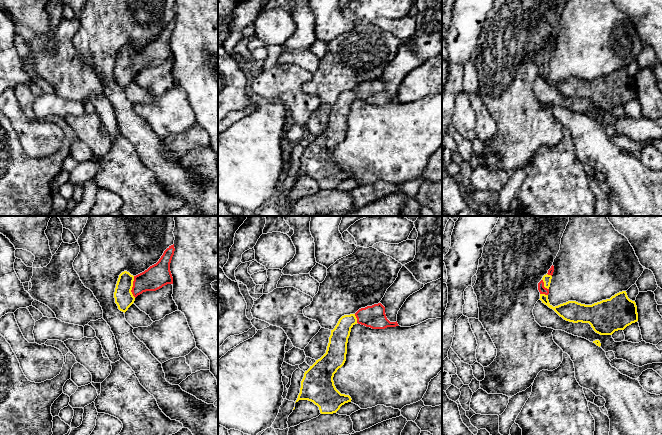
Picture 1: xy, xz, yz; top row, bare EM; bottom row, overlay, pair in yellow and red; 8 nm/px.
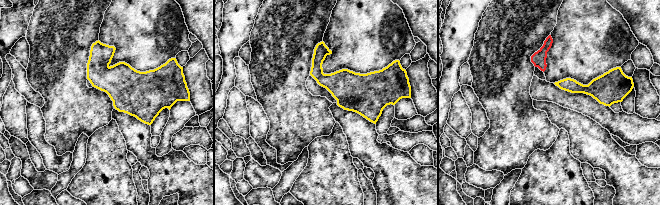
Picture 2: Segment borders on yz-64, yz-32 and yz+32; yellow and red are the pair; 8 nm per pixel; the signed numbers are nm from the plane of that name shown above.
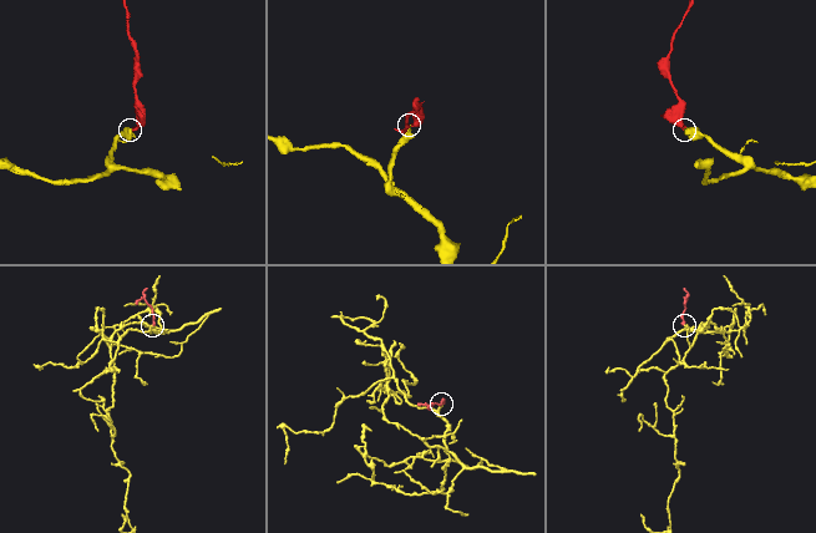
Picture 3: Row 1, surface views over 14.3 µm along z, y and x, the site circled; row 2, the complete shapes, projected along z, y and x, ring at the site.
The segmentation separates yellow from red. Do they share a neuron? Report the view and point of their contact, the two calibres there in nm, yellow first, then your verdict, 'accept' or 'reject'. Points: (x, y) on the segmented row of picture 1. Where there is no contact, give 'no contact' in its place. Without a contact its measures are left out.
contact xy (132, 286); calibres 150 and 190 nm; accept

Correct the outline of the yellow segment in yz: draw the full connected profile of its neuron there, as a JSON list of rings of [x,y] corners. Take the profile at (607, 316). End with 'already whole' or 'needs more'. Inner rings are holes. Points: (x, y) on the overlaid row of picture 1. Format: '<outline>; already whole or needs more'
[[[552,265],[548,273],[538,283],[539,300],[564,320],[573,323],[589,323],[593,330],[600,335],[612,335],[615,331],[624,330],[627,326],[638,321],[636,303],[628,298],[626,291],[619,292],[610,299],[592,305],[568,301],[553,307],[548,300],[553,272],[554,266]]]; needs more

